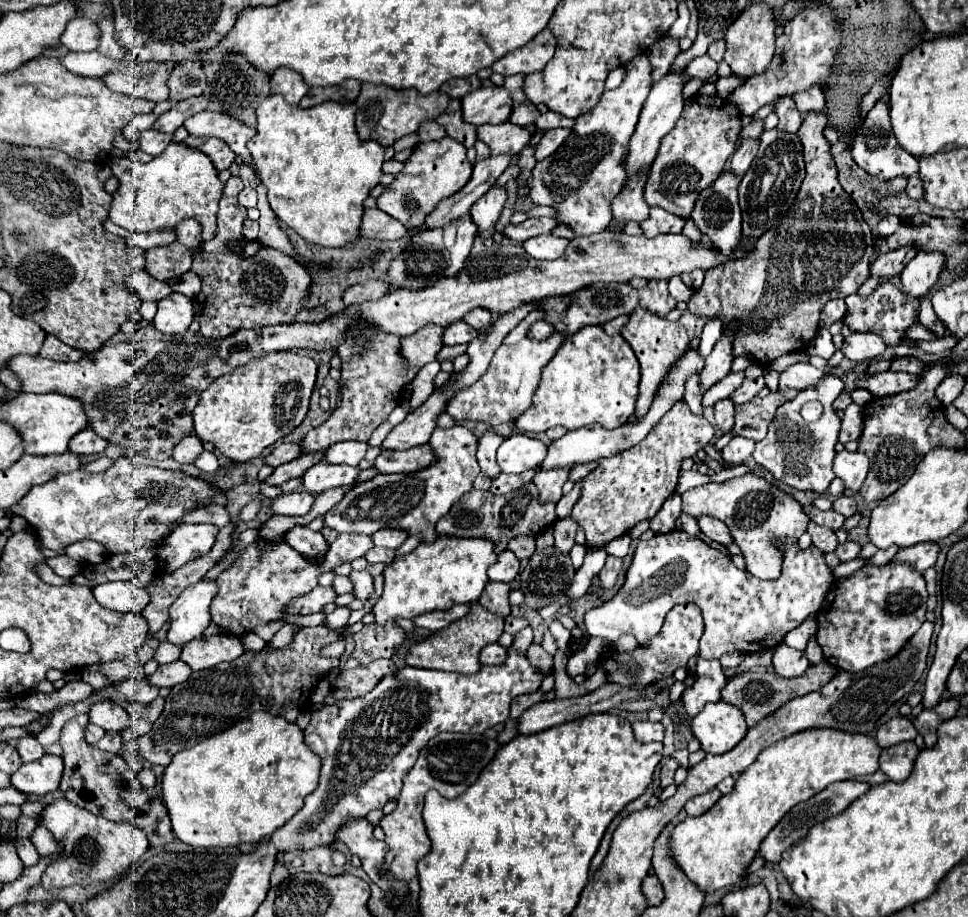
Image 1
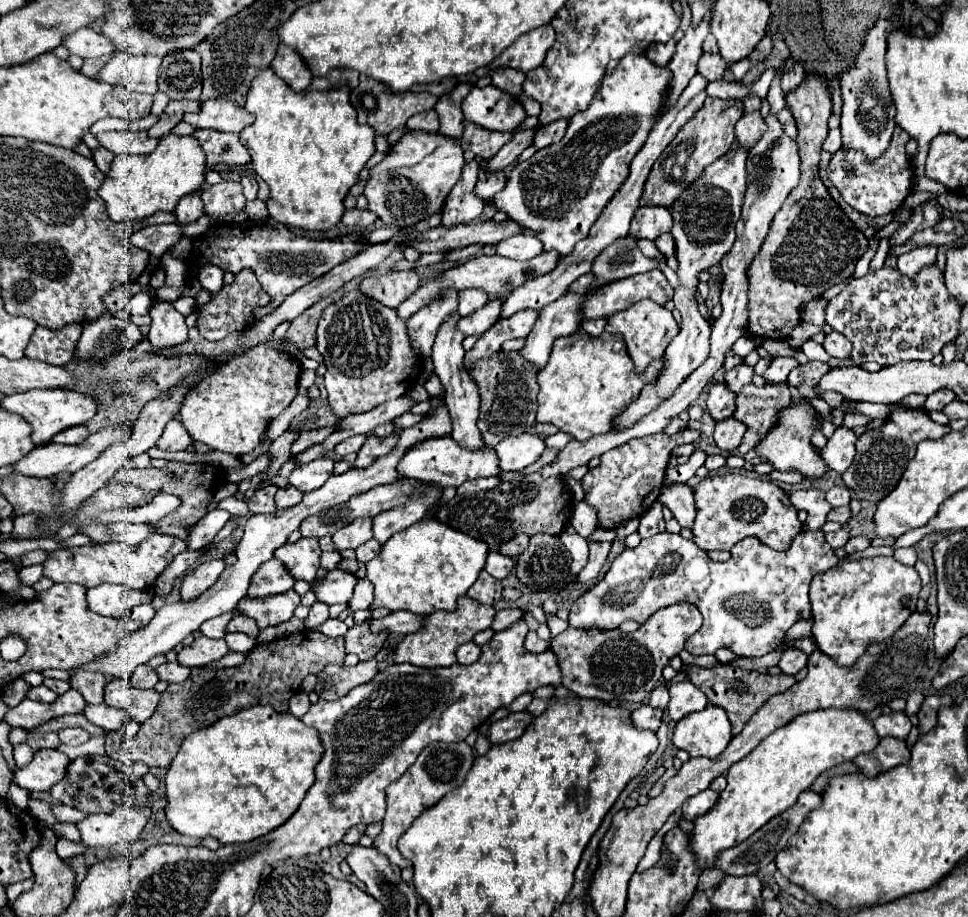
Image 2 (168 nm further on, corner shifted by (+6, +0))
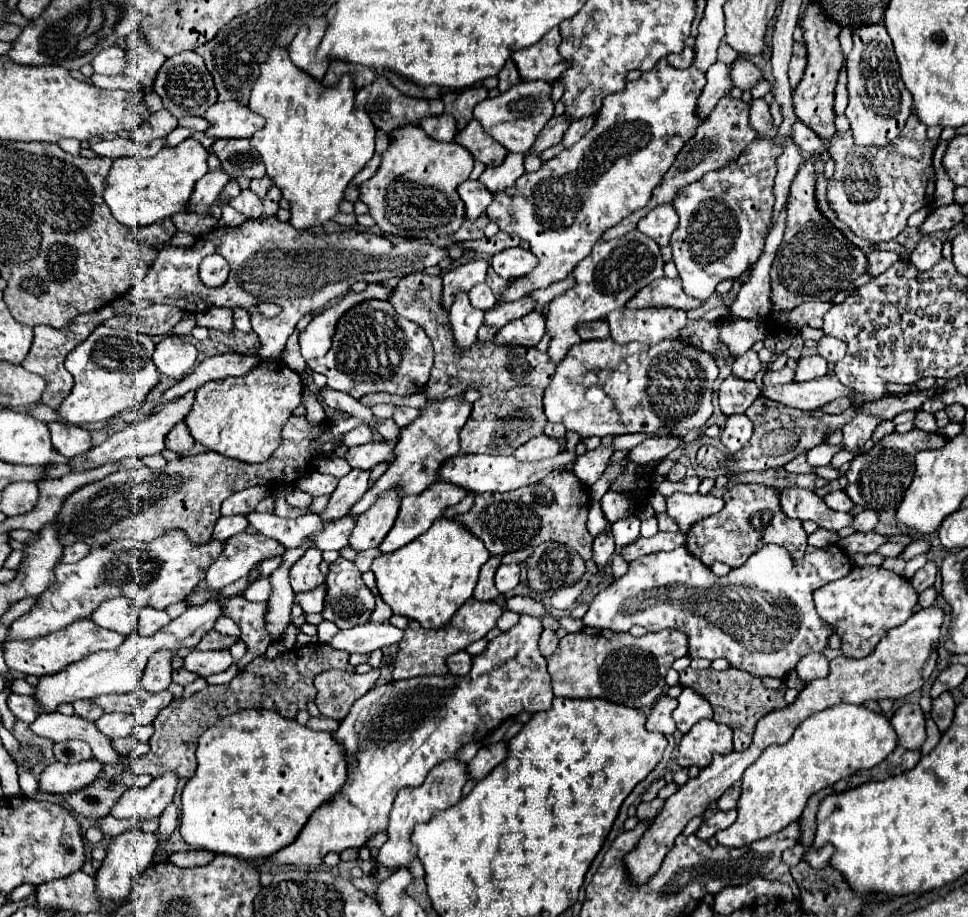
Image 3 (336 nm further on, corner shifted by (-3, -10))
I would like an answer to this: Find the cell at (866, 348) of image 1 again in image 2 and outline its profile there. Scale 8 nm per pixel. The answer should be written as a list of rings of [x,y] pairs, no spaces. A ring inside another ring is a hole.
[[[832,331],[832,333],[826,335],[822,347],[826,349],[826,353],[828,353],[830,357],[834,357],[834,359],[846,359],[852,345],[850,345],[850,341],[848,341],[844,335]]]

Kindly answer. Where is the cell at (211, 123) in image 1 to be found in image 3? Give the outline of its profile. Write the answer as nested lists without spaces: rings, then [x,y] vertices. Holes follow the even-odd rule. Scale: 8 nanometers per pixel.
[[[233,101],[215,103],[205,113],[205,119],[209,121],[209,129],[205,131],[205,135],[215,137],[215,139],[253,137],[255,131],[265,127],[265,119],[261,119],[259,115],[253,115],[249,107],[233,103]]]

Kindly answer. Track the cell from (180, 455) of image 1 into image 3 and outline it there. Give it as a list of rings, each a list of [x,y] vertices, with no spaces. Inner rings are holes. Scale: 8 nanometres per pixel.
[[[177,423],[177,425],[167,433],[165,447],[167,447],[169,451],[175,451],[175,453],[183,455],[183,453],[187,453],[193,445],[195,445],[195,439],[193,439],[191,433],[187,431],[187,425],[185,425],[185,423]]]

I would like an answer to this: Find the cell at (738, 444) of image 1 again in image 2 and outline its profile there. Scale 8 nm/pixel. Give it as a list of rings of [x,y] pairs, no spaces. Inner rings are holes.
[[[728,417],[726,421],[716,423],[714,443],[722,451],[734,451],[740,445],[744,433],[746,433],[746,425],[742,421],[738,421],[736,417]]]

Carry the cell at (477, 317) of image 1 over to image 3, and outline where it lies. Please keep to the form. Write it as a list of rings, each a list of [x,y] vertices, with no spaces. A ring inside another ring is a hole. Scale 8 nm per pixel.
[[[481,283],[481,285],[473,287],[473,291],[469,291],[467,295],[469,295],[471,305],[473,305],[473,307],[477,307],[477,309],[481,309],[481,311],[487,311],[489,307],[493,307],[493,305],[497,303],[497,299],[495,299],[493,291],[491,291],[485,283]]]

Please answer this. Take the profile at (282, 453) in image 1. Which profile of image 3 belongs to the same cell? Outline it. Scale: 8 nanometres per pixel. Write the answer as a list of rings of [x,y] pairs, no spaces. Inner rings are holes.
[[[359,425],[359,427],[355,427],[353,431],[345,433],[343,439],[341,439],[341,443],[339,443],[337,447],[353,447],[353,445],[363,445],[363,443],[371,443],[371,441],[373,441],[371,429]]]

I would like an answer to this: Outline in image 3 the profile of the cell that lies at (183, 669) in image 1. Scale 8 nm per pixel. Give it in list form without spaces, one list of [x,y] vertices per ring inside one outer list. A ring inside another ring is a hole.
[[[175,669],[173,671],[173,683],[179,683],[179,685],[189,685],[189,683],[193,683],[197,679],[197,673],[189,673],[189,671],[185,671],[185,669]]]

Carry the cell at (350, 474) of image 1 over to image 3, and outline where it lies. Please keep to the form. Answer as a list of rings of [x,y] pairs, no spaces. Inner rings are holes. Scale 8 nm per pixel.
[[[311,471],[311,473],[301,475],[295,481],[295,487],[299,487],[305,493],[309,493],[311,497],[319,497],[319,495],[333,493],[335,487],[337,487],[337,479],[331,477],[331,475],[323,475],[319,471]]]

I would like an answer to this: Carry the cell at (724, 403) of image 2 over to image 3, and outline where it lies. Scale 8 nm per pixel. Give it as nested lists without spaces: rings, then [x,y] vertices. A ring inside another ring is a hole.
[[[727,377],[719,385],[719,407],[721,411],[731,417],[731,415],[741,415],[747,411],[747,407],[757,399],[759,389],[755,383],[745,383],[743,379],[737,377]]]

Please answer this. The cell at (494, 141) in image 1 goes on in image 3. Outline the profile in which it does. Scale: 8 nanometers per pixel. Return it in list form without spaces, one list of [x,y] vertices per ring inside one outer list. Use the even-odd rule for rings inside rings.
[[[473,119],[463,131],[457,133],[455,141],[457,141],[459,145],[463,145],[465,149],[469,149],[471,155],[473,155],[477,161],[485,163],[487,167],[497,167],[497,165],[501,165],[501,161],[503,161],[503,159],[507,157],[507,153],[509,153],[501,143],[497,143],[495,139],[491,139],[475,119]]]

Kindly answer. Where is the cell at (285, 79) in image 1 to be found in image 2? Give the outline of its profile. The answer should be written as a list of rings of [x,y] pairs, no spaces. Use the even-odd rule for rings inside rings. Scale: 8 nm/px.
[[[278,45],[278,53],[270,67],[280,79],[284,79],[296,91],[304,91],[312,81],[312,73],[308,73],[308,65],[304,65],[300,53],[296,53],[296,49],[288,49],[288,45]]]

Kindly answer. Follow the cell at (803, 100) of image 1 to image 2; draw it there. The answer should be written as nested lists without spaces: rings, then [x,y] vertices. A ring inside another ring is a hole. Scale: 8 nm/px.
[[[794,63],[794,67],[792,67],[788,73],[784,73],[784,75],[782,75],[782,91],[784,91],[784,93],[788,93],[788,91],[796,89],[796,87],[802,83],[802,79],[804,79],[804,77],[806,77],[804,67],[802,67],[800,63]]]

